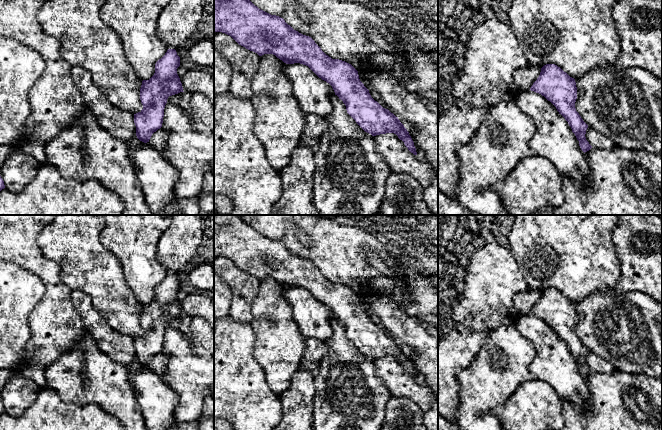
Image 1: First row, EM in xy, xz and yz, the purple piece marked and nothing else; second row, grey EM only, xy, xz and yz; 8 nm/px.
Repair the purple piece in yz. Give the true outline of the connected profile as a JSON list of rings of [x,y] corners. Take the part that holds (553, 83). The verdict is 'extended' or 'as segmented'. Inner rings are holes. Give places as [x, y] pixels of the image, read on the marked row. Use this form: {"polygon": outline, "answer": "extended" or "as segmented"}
{"polygon": [[[546,64],[541,68],[540,75],[530,90],[541,94],[556,107],[568,122],[584,153],[592,148],[585,137],[588,125],[575,108],[577,87],[574,78],[557,65]]], "answer": "as segmented"}

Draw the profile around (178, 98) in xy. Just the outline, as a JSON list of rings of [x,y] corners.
[[[184,92],[169,96],[167,102],[177,103],[184,109],[188,108],[188,104],[184,101]]]

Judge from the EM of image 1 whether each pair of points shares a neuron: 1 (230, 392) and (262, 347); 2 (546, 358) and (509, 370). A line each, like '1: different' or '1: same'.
1: different
2: different

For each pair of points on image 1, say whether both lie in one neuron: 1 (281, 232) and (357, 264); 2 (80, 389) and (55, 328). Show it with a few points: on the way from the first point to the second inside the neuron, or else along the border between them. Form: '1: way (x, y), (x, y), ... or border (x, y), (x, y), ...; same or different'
1: way (299, 248), (306, 253), (338, 253); same
2: border (82, 337), (71, 349), (47, 368); different

